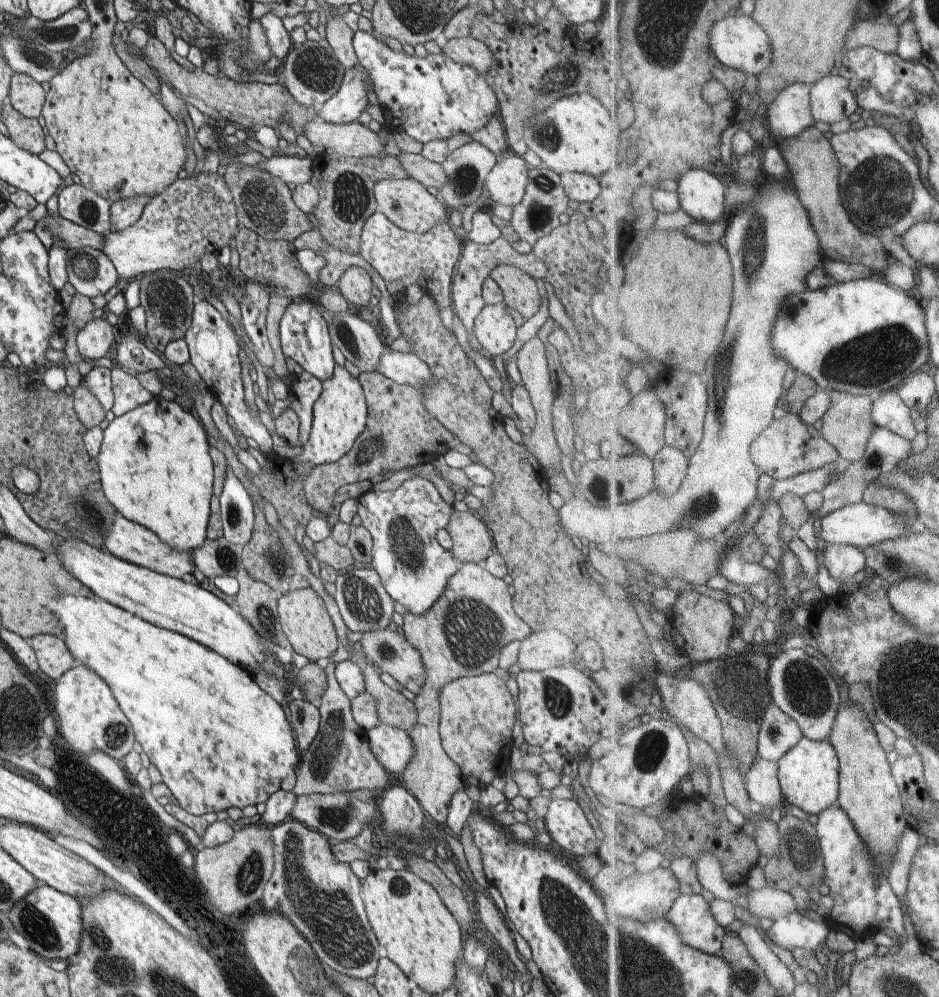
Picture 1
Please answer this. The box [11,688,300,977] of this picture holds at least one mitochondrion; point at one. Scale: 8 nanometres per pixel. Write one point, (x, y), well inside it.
(35, 924)

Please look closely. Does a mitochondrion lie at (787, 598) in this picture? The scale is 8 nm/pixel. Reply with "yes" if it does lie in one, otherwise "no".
no

